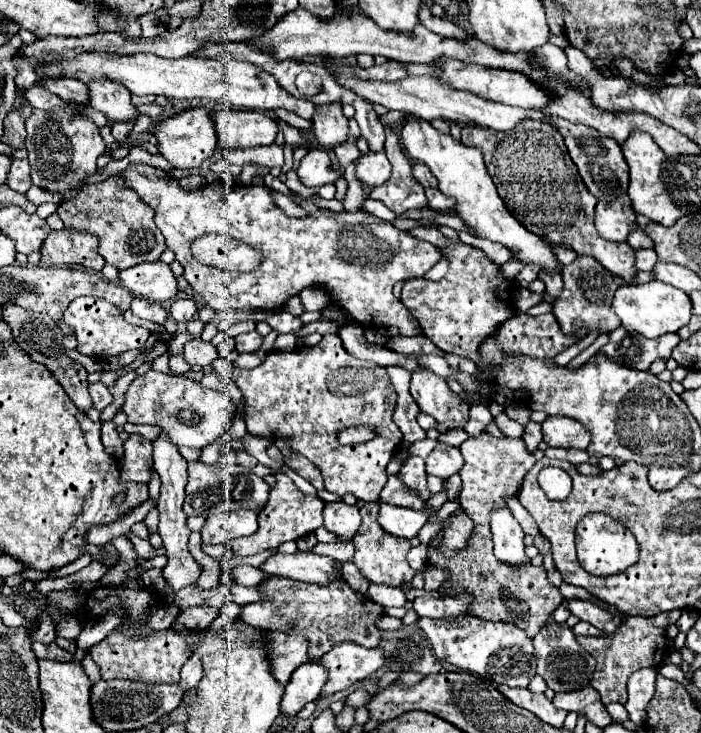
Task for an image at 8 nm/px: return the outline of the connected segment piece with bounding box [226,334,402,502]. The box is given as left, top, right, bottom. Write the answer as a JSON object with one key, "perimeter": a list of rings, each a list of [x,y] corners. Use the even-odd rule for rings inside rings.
{"perimeter":[[[326,334],[320,344],[316,346],[300,346],[292,352],[270,352],[268,358],[252,368],[236,368],[232,366],[226,376],[236,382],[244,396],[244,420],[248,426],[248,432],[252,436],[264,438],[264,440],[284,440],[288,446],[306,456],[312,464],[316,464],[324,478],[324,488],[328,492],[334,492],[338,496],[344,496],[346,492],[352,492],[358,500],[364,502],[376,502],[380,496],[380,490],[384,488],[388,474],[386,466],[394,452],[398,452],[402,444],[400,428],[392,422],[392,412],[396,404],[396,392],[392,390],[392,384],[388,382],[388,374],[382,366],[376,366],[374,362],[364,362],[352,358],[344,346],[338,334]],[[350,426],[370,426],[374,428],[374,438],[362,444],[340,444],[338,434],[344,428]]]}

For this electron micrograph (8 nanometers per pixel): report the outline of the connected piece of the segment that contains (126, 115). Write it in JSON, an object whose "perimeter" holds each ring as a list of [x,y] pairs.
{"perimeter":[[[90,82],[90,106],[104,112],[110,122],[136,122],[140,112],[132,104],[132,94],[118,82]]]}

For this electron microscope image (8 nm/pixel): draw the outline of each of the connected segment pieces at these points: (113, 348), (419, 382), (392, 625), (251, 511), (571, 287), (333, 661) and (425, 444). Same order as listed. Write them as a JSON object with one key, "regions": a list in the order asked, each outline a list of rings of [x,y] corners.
{"regions":[[[[92,296],[76,298],[68,306],[68,310],[64,312],[64,324],[74,328],[78,343],[77,351],[98,360],[100,358],[110,358],[110,356],[116,356],[116,354],[122,354],[122,352],[128,352],[128,350],[134,350],[134,348],[140,348],[140,346],[146,344],[146,340],[150,336],[148,328],[128,324],[122,316],[122,312],[116,306],[112,306],[106,300],[92,298]]],[[[430,370],[412,374],[410,394],[420,406],[420,412],[432,416],[438,424],[448,430],[462,430],[468,422],[470,404],[462,396],[454,394],[446,380]]],[[[384,615],[380,620],[378,620],[378,622],[376,622],[376,626],[384,631],[397,630],[402,624],[403,623],[401,619],[388,615]]],[[[242,506],[234,512],[224,512],[216,516],[208,516],[202,526],[202,542],[204,544],[228,544],[234,538],[250,536],[258,528],[258,512],[256,508]]],[[[578,256],[576,262],[562,266],[562,280],[564,290],[558,300],[554,300],[554,316],[568,336],[576,336],[580,328],[586,328],[588,332],[598,330],[600,334],[608,334],[620,326],[620,320],[610,310],[610,300],[614,298],[614,292],[618,286],[612,280],[612,274],[602,268],[594,258],[590,256]]],[[[342,642],[340,646],[324,654],[320,662],[330,672],[322,696],[330,696],[334,692],[348,690],[358,680],[372,676],[378,668],[386,664],[386,658],[380,646],[364,648],[364,646],[356,646],[356,642]]],[[[426,438],[426,440],[420,440],[420,442],[414,442],[414,444],[410,444],[410,448],[408,448],[408,454],[410,456],[419,456],[425,459],[430,452],[432,452],[432,448],[438,444],[438,440],[430,440],[430,438]]]]}

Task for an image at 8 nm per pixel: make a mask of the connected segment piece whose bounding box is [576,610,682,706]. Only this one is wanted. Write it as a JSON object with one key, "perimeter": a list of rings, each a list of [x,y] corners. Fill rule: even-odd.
{"perimeter":[[[670,610],[660,612],[656,616],[630,616],[620,624],[620,628],[614,634],[608,634],[606,638],[594,638],[594,636],[576,636],[576,642],[596,660],[596,670],[592,676],[592,686],[600,692],[602,704],[608,706],[612,702],[626,704],[626,680],[630,674],[634,674],[640,668],[646,666],[660,666],[666,660],[668,652],[668,638],[666,638],[666,626],[674,624],[680,618],[682,610]]]}

